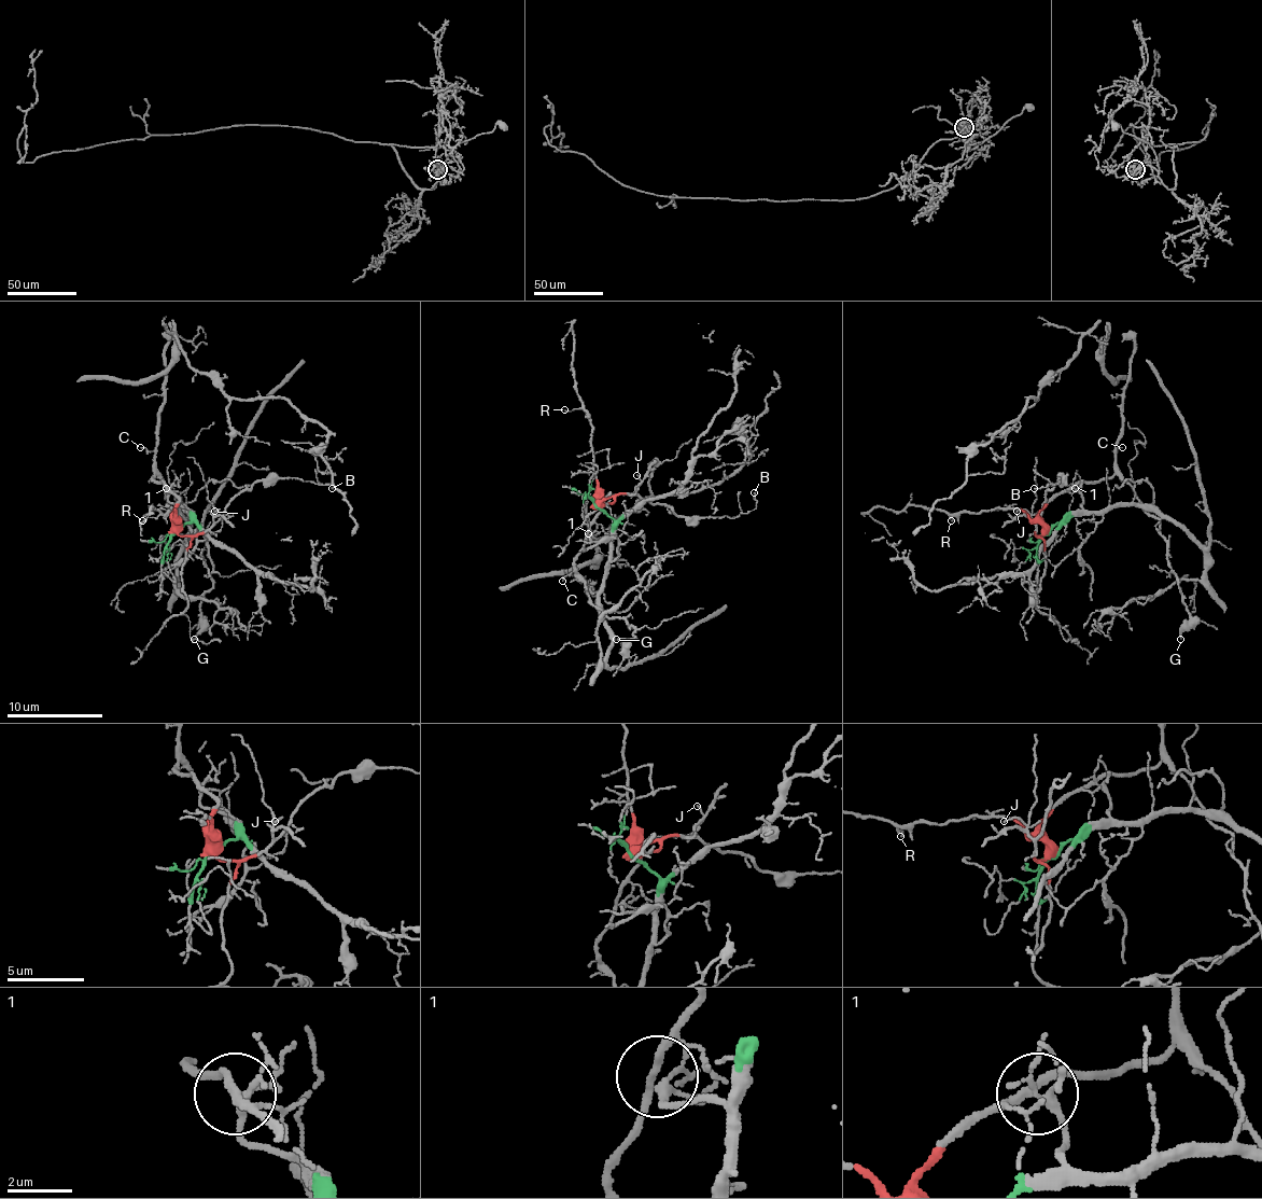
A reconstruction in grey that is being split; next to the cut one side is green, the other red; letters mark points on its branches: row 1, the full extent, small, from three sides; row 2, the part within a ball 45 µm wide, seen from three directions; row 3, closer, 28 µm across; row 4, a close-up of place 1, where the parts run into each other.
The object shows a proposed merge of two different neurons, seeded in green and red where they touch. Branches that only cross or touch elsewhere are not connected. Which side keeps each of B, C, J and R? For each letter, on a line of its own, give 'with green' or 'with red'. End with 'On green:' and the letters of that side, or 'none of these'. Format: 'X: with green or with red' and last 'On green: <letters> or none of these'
B: with red
C: with red
J: with red
R: with red
On green: none of these

